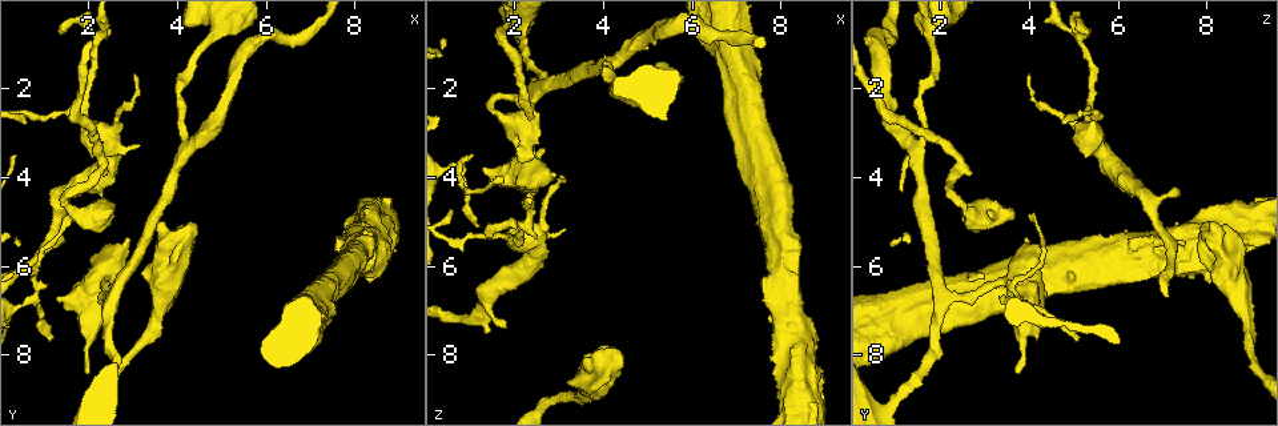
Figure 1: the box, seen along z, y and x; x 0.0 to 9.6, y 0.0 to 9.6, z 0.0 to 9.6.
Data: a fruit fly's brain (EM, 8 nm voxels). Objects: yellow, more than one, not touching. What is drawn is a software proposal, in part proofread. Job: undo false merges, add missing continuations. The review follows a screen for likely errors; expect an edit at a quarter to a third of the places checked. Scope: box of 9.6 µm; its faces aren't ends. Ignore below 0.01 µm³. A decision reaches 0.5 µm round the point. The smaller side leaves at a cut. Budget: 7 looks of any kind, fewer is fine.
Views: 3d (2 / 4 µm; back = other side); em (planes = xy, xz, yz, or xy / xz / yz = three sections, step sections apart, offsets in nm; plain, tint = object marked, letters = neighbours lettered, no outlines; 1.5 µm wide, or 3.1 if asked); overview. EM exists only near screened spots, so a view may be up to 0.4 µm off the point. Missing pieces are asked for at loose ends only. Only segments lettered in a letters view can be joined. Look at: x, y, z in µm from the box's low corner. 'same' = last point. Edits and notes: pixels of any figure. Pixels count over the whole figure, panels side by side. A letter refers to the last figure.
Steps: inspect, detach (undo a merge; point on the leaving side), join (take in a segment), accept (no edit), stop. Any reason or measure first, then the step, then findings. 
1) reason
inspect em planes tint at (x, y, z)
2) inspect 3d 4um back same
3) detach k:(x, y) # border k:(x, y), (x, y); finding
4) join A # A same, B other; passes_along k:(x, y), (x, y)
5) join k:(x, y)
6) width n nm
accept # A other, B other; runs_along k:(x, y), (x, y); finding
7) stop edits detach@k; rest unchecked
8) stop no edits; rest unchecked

sharp bend
inspect 3d 4um back at (1.85, 4.80, 2.70)

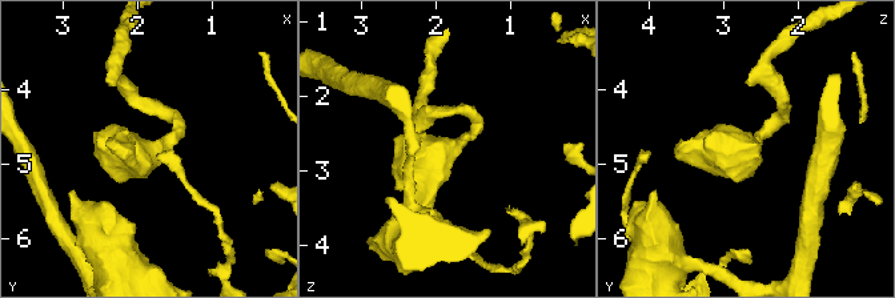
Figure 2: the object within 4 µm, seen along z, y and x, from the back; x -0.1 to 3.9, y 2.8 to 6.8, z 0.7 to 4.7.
now the EM
inspect em planes letters at (1.80, 4.85, 2.75)

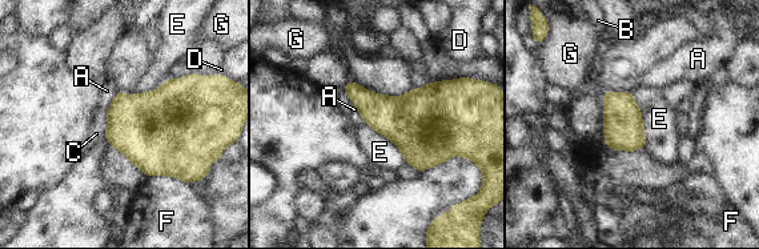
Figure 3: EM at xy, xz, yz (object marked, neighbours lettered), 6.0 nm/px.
width 240 nm
accept # A other, B other, C other, D other, E other, F other, G other; border 3:(633, 92), (642, 115), (645, 147); all the same cell

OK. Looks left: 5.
branch stops here
inspect em yz step 4 letters at (1.95, 8.40, 3.65)

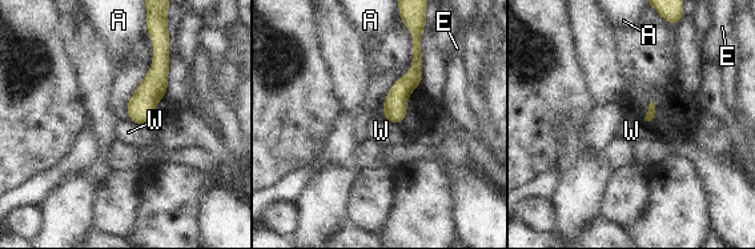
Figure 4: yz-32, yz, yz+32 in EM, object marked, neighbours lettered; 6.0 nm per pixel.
inspect em planes letters same

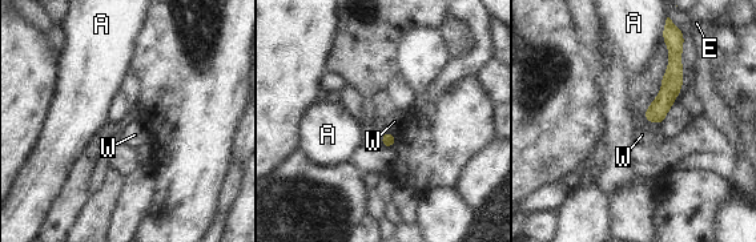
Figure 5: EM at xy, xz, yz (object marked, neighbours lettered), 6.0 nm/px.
longest_contact W 80 nm
accept # A other, E other, W other; no lettered segment goes on from it

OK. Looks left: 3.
stops while still wide
inspect 3d 4um at (4.40, 5.00, 8.05)

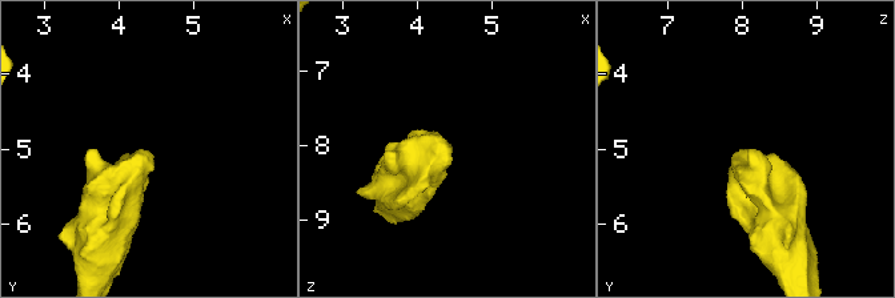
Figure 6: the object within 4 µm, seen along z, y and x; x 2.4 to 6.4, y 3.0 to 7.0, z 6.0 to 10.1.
need the tissue
inspect em yz step 8 letters at (4.40, 5.00, 8.05)

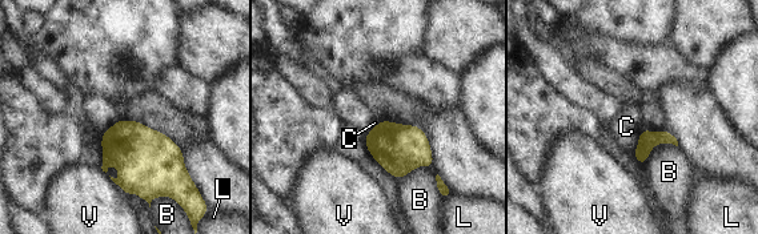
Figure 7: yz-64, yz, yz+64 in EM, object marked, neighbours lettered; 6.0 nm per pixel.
another direction
inspect em planes letters same

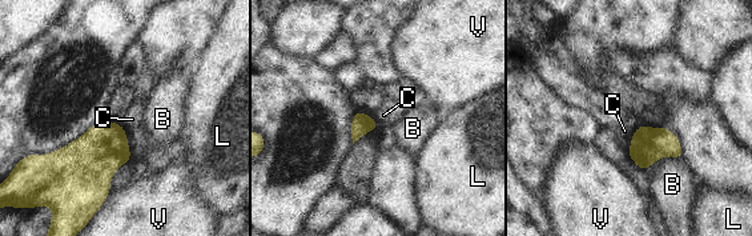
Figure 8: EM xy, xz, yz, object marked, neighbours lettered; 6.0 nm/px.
accept # B other, C other, L other, V other; border 8:(119, 123), (124, 130), (132, 158); no lettered segment goes on from it

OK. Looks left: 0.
stop no edits; rest unchecked

